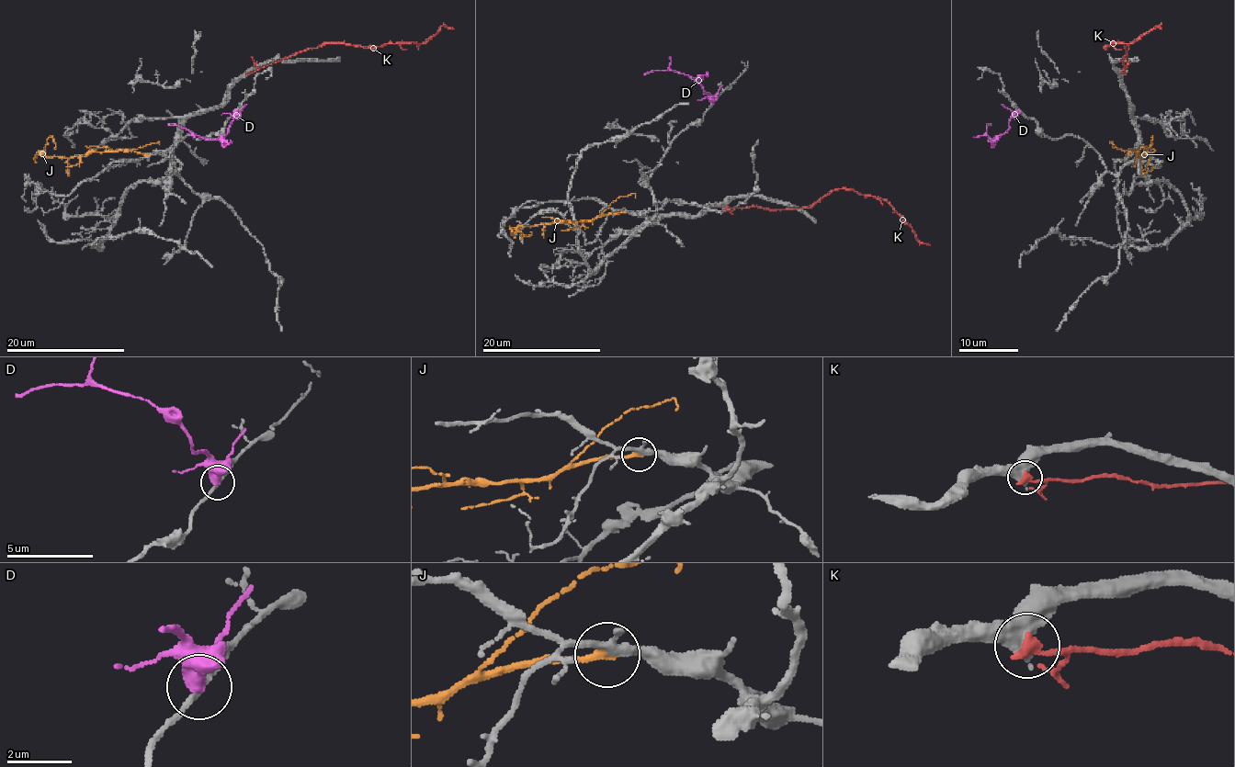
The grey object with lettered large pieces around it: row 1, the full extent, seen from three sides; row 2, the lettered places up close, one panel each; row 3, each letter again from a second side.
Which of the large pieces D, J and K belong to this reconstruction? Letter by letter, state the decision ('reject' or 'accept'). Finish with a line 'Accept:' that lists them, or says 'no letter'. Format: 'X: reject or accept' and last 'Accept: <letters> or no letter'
D: reject
J: accept
K: reject
Accept: J

